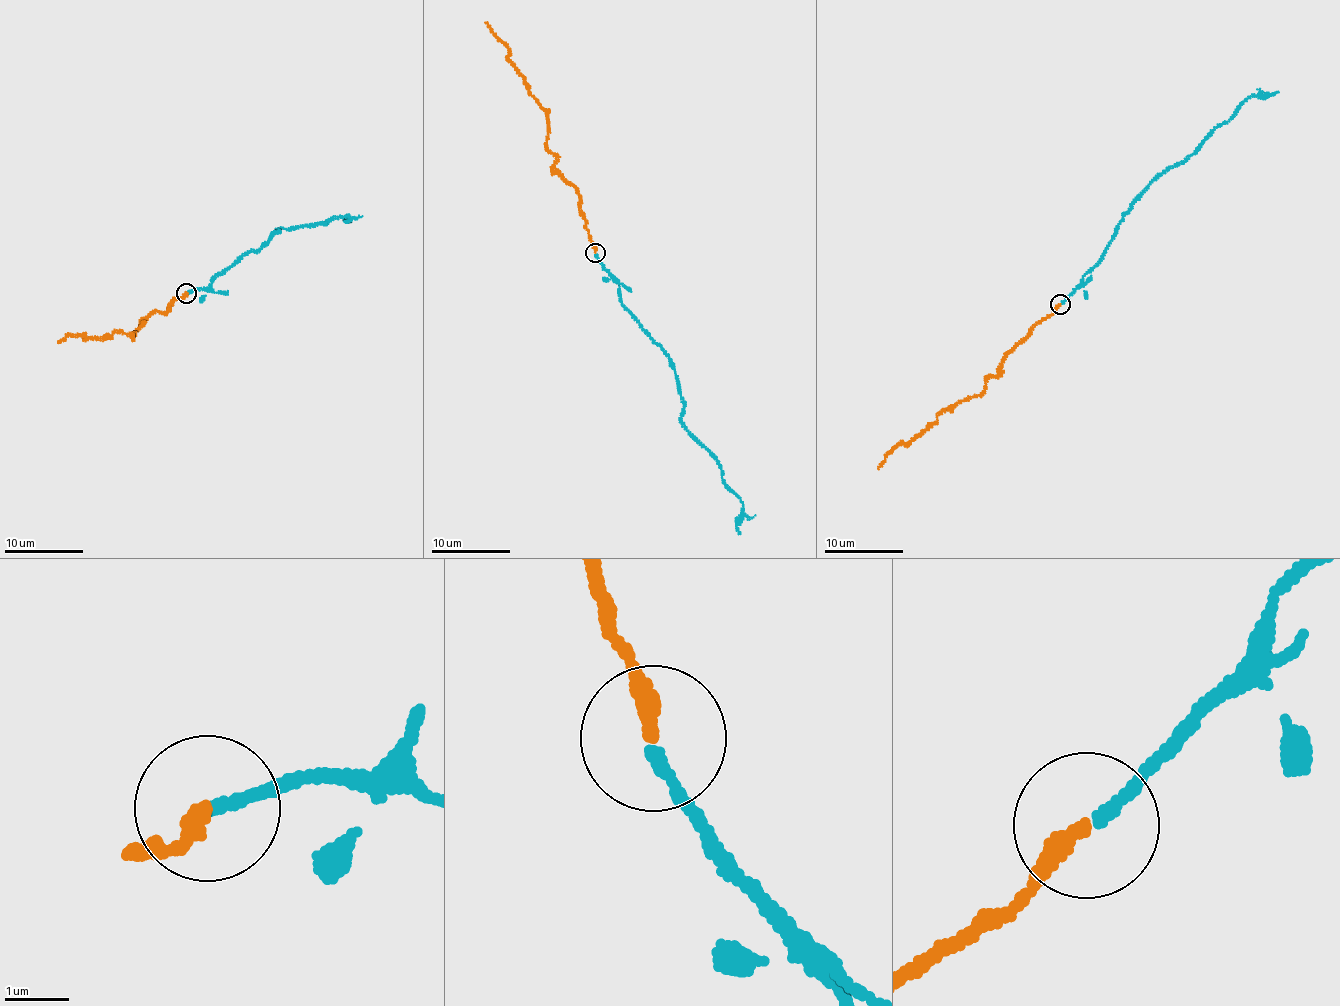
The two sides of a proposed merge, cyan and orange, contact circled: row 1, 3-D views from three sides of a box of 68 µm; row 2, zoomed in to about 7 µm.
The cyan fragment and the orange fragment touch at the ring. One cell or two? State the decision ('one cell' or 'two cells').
one cell

